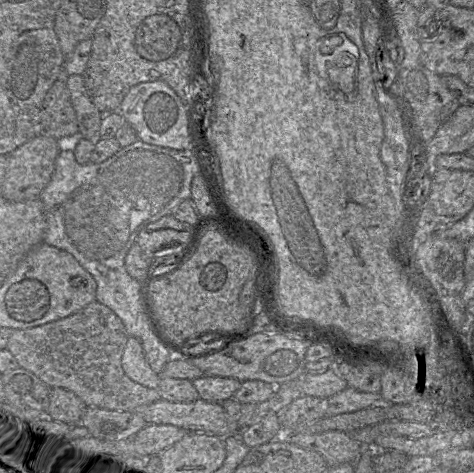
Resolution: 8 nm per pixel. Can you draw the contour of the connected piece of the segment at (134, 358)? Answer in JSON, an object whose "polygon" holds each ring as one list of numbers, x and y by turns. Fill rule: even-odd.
{"polygon":[[129,336,121,365,126,376,132,381,148,388,157,389,160,377,147,363,142,345,135,337]]}

